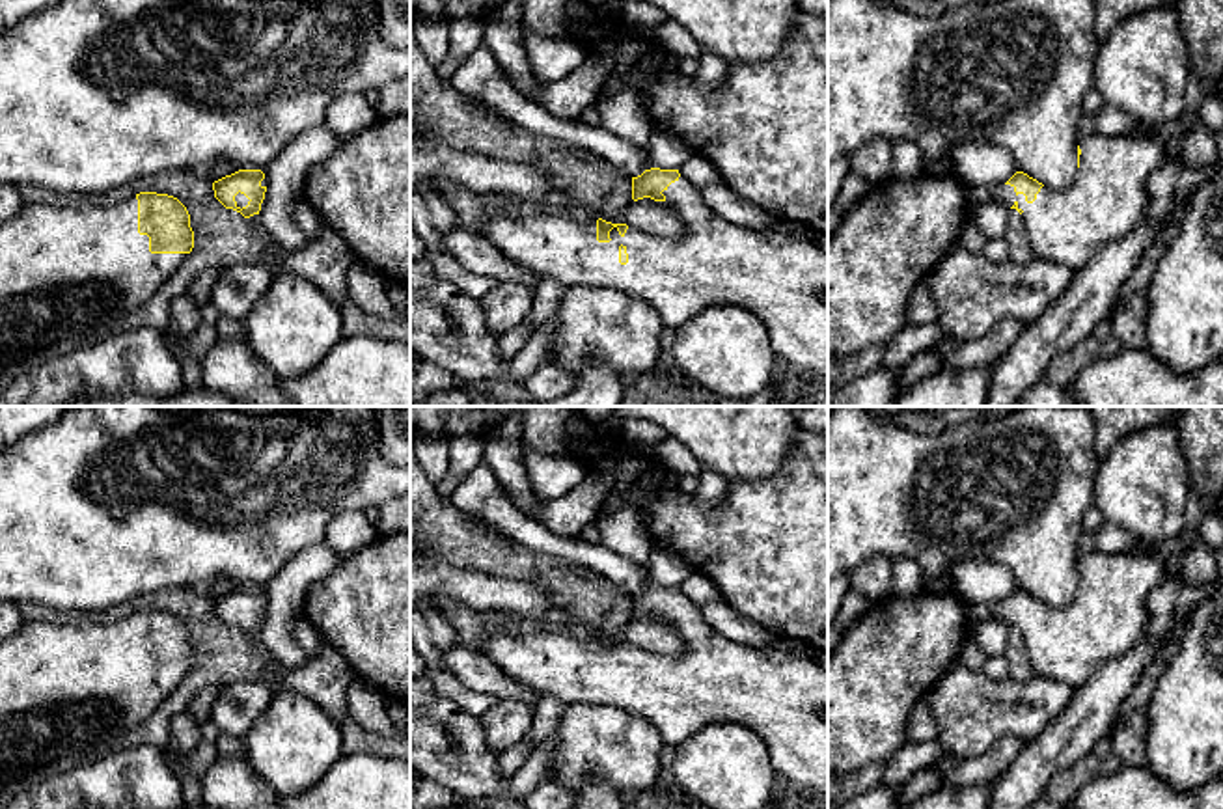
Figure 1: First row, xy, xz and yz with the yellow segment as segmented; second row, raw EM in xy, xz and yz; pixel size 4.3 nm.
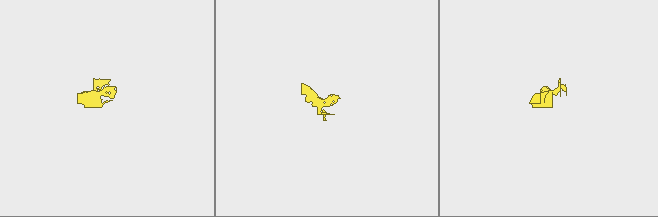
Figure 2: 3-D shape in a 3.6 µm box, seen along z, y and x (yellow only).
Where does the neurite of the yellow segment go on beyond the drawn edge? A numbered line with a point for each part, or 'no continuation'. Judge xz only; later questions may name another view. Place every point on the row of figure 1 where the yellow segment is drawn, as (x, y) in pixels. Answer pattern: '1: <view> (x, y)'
1: xz (783, 282)

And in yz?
1: yz (1110, 196)

